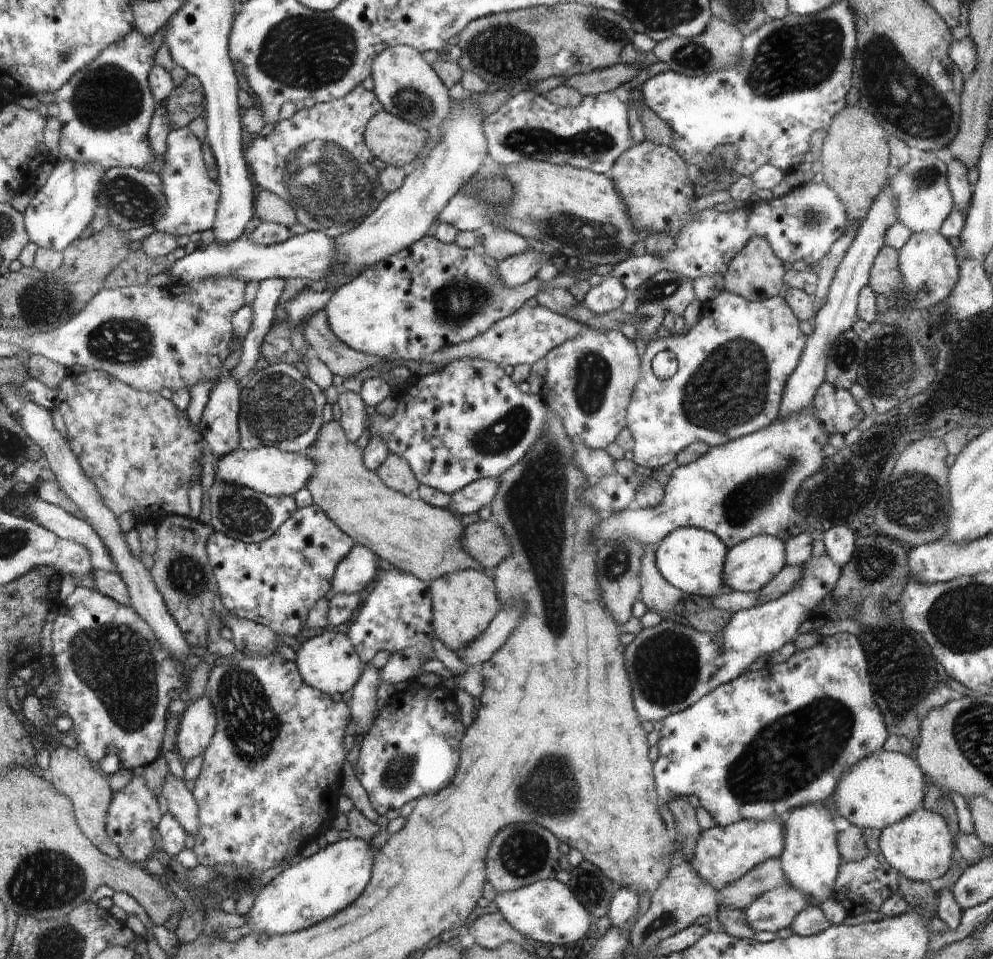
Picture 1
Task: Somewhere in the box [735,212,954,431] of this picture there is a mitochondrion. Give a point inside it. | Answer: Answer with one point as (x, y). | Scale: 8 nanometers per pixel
(892, 351)

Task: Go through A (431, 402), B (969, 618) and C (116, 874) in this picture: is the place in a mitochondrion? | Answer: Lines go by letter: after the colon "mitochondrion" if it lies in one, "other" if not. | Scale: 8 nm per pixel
A: other
B: mitochondrion
C: other

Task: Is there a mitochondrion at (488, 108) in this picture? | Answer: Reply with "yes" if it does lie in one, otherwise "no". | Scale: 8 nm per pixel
no

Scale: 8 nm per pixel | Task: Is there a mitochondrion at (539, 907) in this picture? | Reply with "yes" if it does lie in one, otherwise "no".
no

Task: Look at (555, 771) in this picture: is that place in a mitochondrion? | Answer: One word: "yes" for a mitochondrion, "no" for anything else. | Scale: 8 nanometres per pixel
yes

